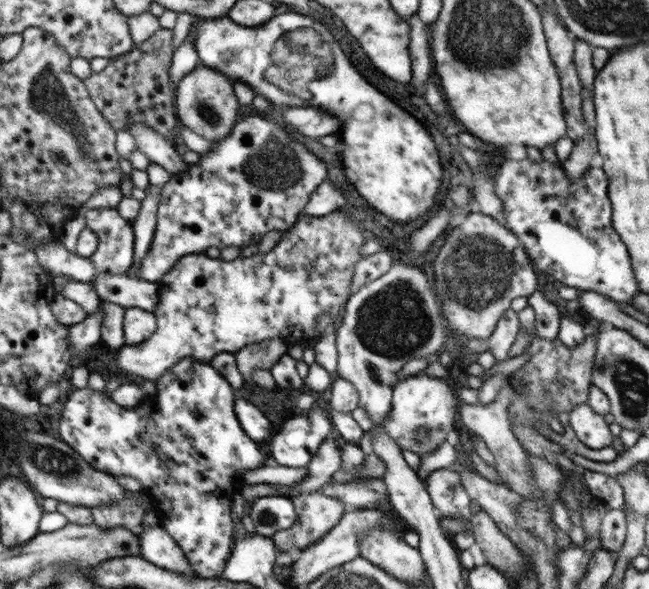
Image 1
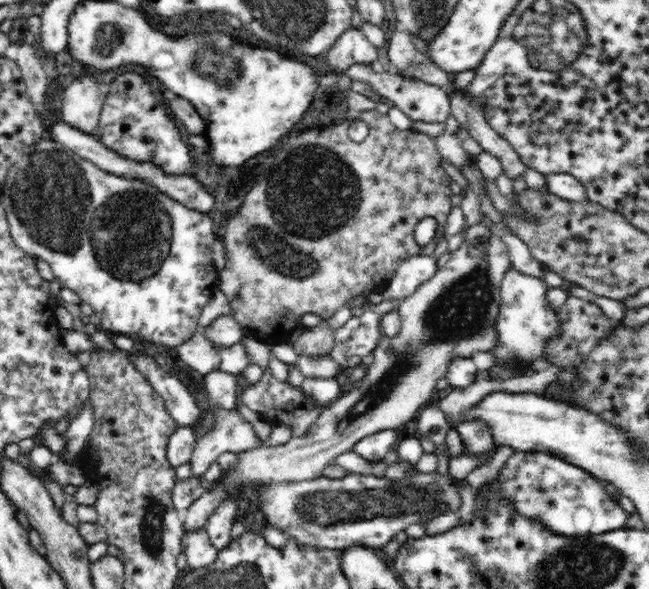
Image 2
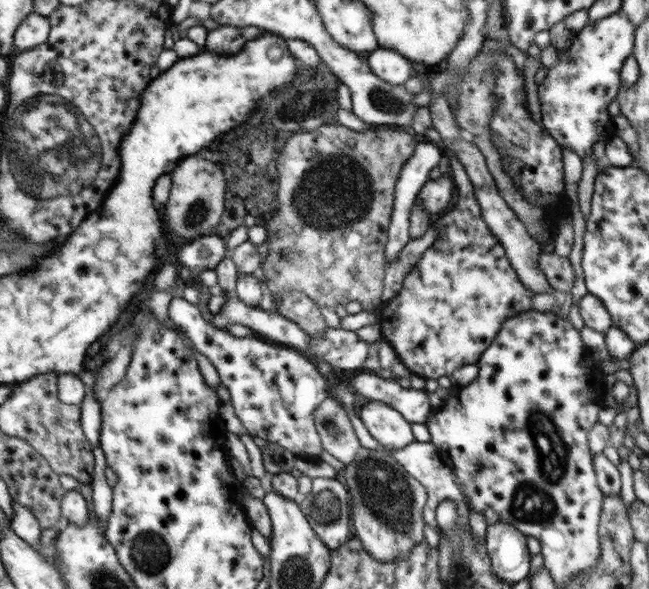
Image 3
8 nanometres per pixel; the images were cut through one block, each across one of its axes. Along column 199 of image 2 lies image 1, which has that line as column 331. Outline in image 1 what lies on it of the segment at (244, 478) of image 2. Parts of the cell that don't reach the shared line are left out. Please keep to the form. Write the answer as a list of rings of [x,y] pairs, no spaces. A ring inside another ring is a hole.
[[[317,490],[308,494],[296,494],[296,497],[292,498],[292,503],[297,515],[296,522],[290,528],[280,530],[271,536],[277,554],[282,554],[282,552],[298,554],[310,544],[318,542],[322,536],[328,534],[328,531],[340,522],[348,510],[343,504],[343,500],[329,498]]]

